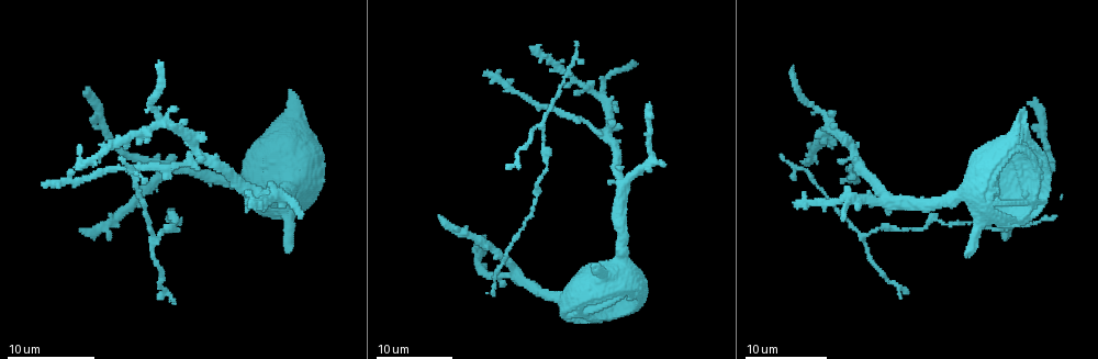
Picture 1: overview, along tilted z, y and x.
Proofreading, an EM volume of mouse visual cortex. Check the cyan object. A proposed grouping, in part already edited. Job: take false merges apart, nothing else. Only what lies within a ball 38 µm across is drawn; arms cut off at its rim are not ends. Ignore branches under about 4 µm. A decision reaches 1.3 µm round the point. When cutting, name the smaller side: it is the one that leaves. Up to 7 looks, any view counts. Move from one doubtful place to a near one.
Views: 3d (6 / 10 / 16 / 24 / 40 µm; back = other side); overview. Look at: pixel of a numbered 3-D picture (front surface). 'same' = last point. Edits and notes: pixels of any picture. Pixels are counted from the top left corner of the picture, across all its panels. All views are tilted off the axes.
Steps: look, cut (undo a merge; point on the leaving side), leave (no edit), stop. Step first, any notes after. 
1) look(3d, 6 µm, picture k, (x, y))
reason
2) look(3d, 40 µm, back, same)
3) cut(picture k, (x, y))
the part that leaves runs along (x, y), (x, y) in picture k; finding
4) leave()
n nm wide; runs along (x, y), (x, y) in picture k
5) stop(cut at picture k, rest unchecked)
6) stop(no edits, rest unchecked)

look(3d, 10 µm, picture 1, (159, 121))
four-way junction

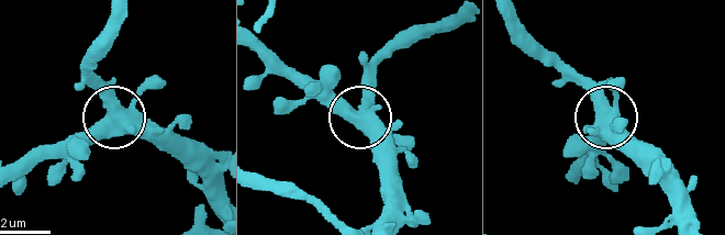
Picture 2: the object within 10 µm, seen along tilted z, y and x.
leave()
4 arms; runs along (215, 193), (199, 171), (114, 112), (91, 74) in picture 2; continuous, no second neuron

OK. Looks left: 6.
look(3d, 10 µm, picture 1, (557, 97))
narrows sharply

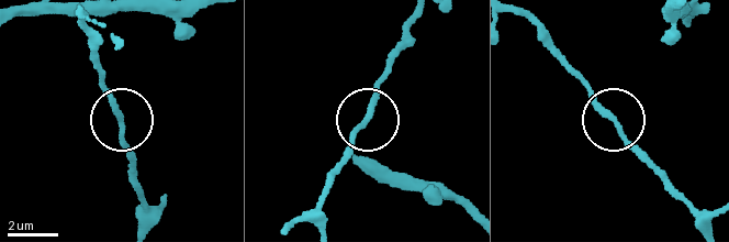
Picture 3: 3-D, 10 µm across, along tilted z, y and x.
leave()
continuous, no second neuron

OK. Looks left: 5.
look(3d, 10 µm, picture 1, (545, 161))
calibre changes

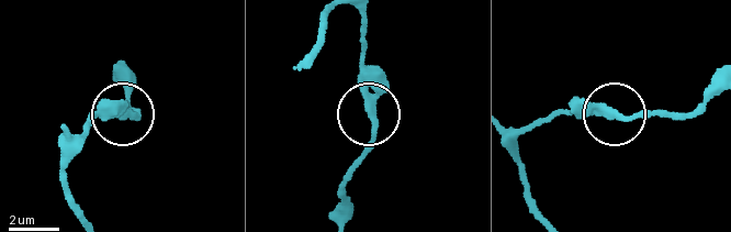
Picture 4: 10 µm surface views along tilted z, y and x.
leave()
runs along (363, 11), (366, 99), (374, 137), (350, 178) in picture 4; continuous, no second neuron

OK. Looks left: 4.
look(3d, 10 µm, picture 1, (863, 238))
three-way junction

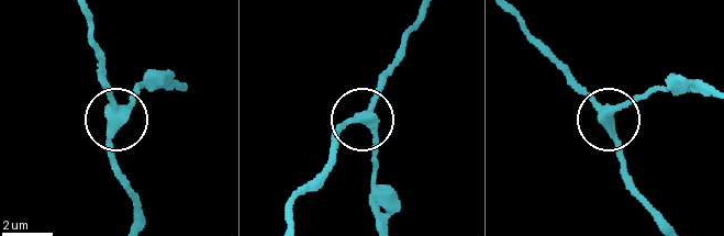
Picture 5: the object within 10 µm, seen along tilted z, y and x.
leave()
360 nm wide; all the same neuron

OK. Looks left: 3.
stop(no edits, rest unchecked)

